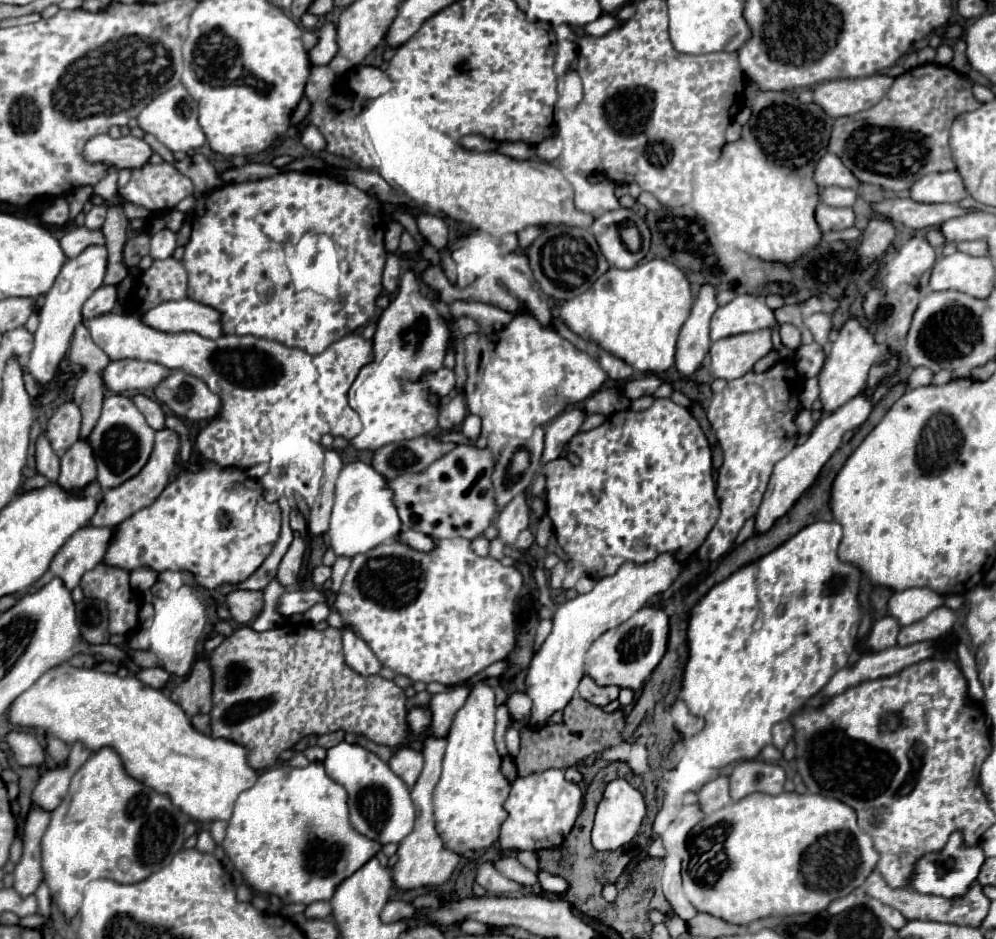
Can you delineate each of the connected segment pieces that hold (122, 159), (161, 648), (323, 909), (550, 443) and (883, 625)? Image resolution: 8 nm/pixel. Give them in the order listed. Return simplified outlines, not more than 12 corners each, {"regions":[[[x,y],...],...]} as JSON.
{"regions":[[[136,136],[90,140],[86,160],[108,168],[140,168],[150,146]],[[190,586],[154,602],[150,652],[186,676],[206,626]],[[330,902],[306,906],[306,918],[326,918],[332,912]],[[582,406],[556,416],[546,428],[542,462],[560,456],[586,420]],[[884,616],[872,626],[868,646],[876,652],[896,646],[898,620]]]}

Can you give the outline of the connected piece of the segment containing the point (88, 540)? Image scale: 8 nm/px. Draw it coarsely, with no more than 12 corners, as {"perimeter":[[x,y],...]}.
{"perimeter":[[80,528],[58,550],[48,572],[68,590],[102,562],[112,528]]}

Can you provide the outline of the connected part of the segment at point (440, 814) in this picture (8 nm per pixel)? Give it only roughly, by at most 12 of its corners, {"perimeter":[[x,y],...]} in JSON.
{"perimeter":[[470,688],[448,732],[434,818],[446,848],[490,848],[512,784],[494,690]]}

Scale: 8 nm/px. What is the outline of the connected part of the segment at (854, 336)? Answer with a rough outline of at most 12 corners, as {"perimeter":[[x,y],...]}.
{"perimeter":[[858,318],[822,366],[820,400],[834,412],[860,394],[882,354]]}

